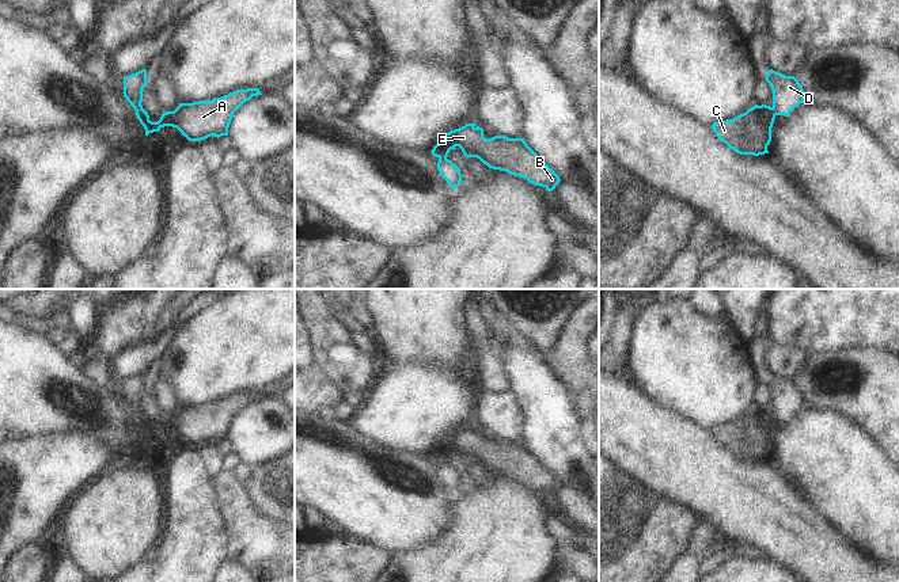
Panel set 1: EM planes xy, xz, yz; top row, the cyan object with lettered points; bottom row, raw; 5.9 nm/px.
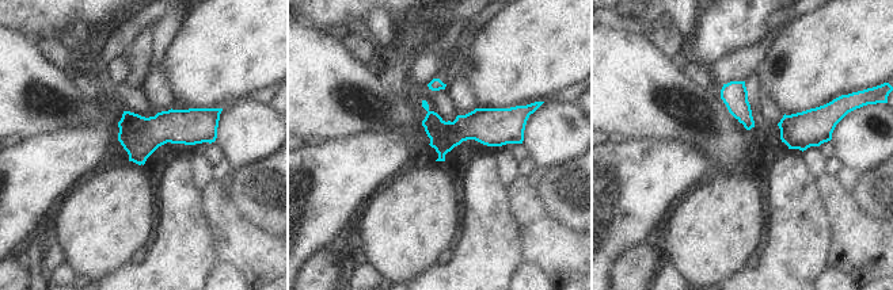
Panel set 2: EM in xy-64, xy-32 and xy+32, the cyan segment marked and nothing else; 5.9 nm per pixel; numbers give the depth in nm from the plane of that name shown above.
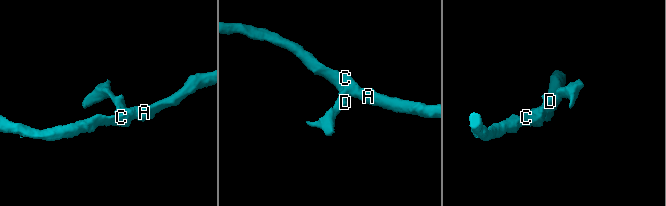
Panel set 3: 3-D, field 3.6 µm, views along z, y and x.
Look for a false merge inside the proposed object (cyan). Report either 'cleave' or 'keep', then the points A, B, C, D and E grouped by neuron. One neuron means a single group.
cleave | A B C E / D

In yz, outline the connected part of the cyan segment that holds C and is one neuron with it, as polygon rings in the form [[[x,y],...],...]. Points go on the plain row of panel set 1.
[[[755,408],[733,423],[714,426],[712,433],[735,456],[759,460],[769,457],[774,423],[773,411]]]

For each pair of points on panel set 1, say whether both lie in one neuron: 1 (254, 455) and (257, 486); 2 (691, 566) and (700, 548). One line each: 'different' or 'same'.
1: different
2: same

